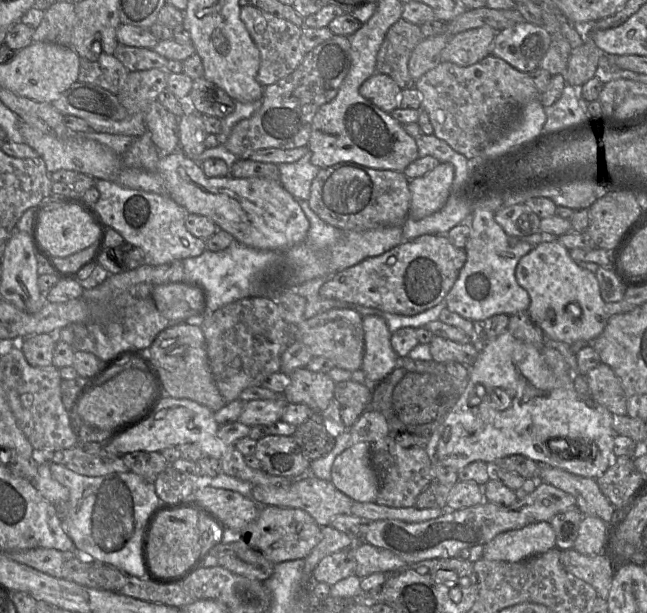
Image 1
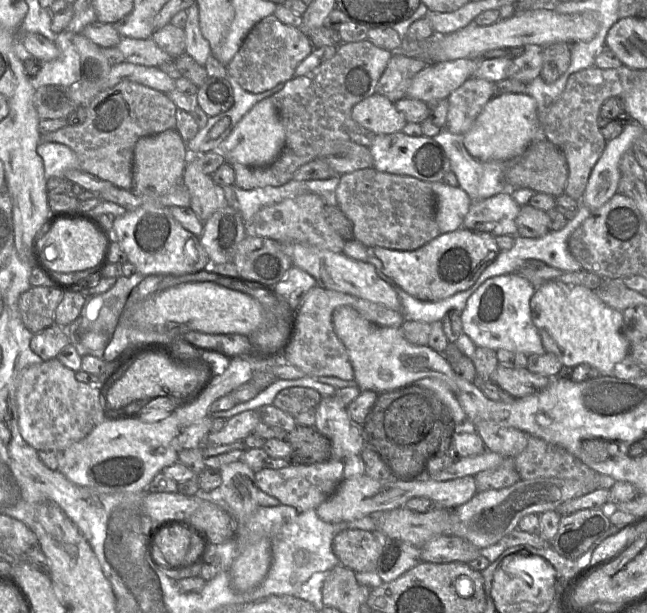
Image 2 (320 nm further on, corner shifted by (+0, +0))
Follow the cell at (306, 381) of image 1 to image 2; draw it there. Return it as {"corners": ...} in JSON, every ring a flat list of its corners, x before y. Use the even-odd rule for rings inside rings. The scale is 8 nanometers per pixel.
{"corners":[[330,396,322,397,315,410,314,427,329,439,332,457,344,460,352,455,360,455,366,445,363,425,350,418,347,406]]}

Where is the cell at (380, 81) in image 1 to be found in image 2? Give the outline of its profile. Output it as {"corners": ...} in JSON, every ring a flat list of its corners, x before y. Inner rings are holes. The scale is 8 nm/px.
{"corners":[[378,93,355,105,351,116,356,123,375,135,401,132,407,124,395,103]]}

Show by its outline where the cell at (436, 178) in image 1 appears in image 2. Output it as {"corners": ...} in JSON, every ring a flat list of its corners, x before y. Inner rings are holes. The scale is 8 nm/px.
{"corners":[[443,181,431,184,436,197,436,222,441,234,460,229,472,204,469,195,459,186,452,187]]}

